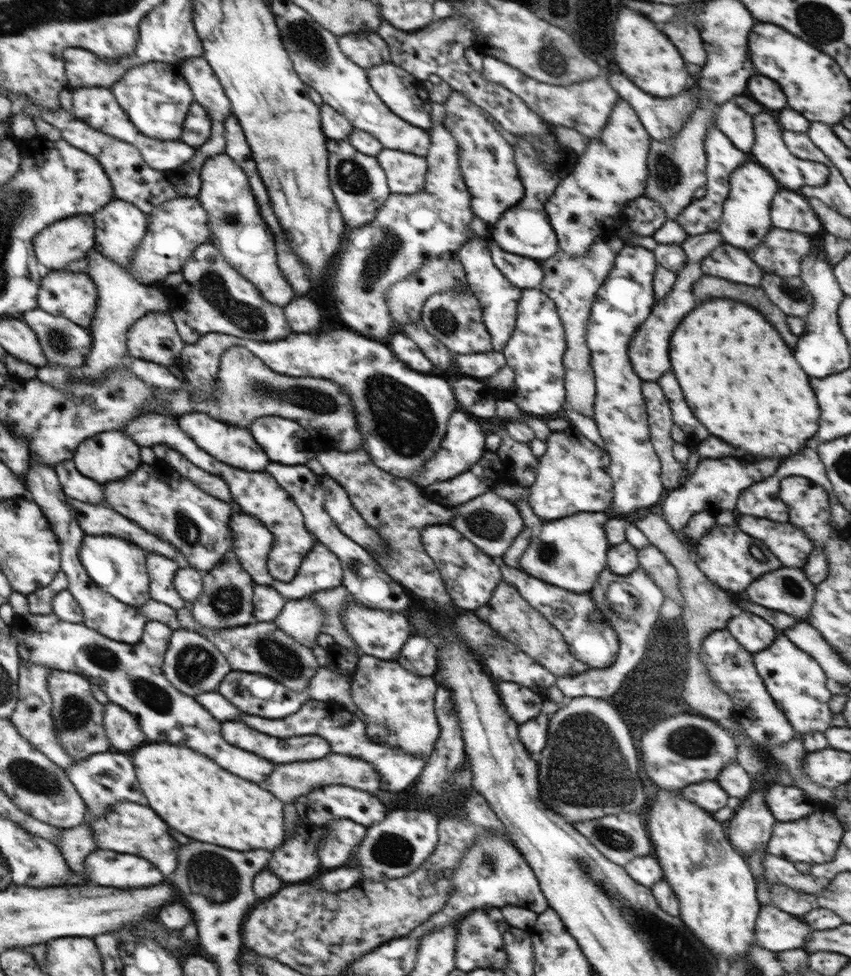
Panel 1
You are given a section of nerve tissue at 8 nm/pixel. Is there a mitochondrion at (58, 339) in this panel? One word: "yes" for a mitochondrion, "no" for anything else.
yes

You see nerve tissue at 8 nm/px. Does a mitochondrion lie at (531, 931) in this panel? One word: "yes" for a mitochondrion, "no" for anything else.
no

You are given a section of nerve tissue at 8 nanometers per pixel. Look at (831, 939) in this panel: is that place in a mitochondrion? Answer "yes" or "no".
no

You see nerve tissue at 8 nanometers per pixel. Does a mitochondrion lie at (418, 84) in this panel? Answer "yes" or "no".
no

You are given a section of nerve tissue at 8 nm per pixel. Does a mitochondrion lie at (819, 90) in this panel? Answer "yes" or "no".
no

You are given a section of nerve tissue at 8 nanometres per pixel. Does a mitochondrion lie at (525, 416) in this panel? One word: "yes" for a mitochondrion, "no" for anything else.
no

